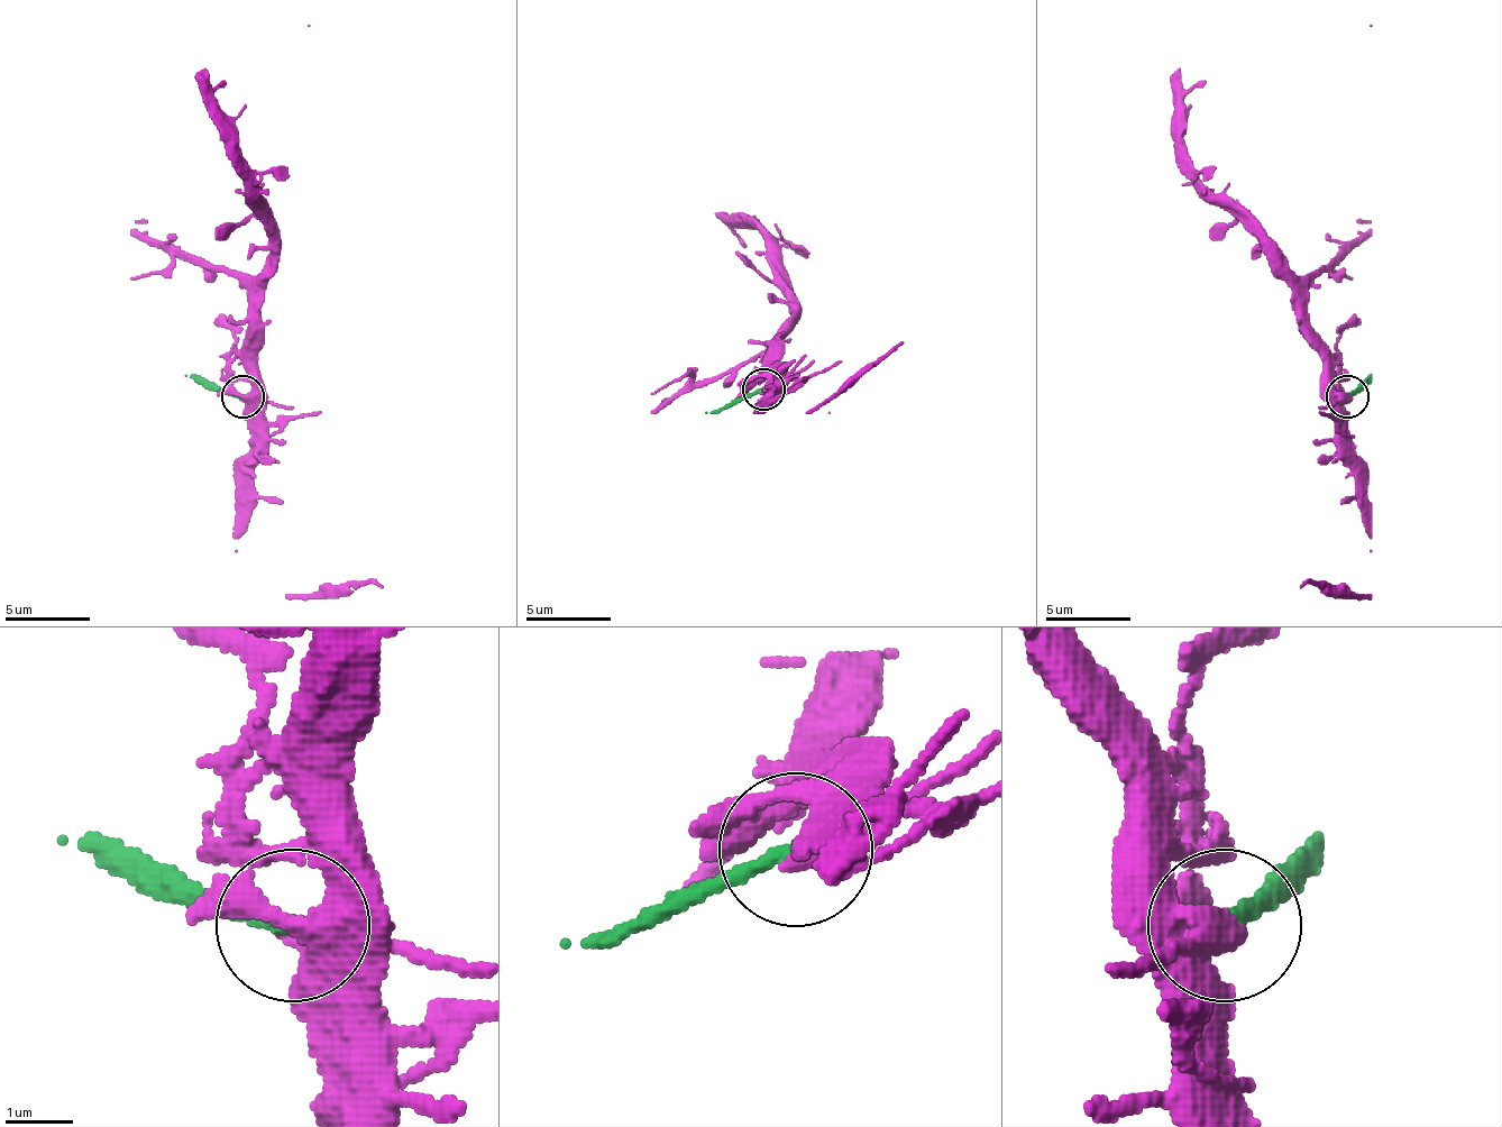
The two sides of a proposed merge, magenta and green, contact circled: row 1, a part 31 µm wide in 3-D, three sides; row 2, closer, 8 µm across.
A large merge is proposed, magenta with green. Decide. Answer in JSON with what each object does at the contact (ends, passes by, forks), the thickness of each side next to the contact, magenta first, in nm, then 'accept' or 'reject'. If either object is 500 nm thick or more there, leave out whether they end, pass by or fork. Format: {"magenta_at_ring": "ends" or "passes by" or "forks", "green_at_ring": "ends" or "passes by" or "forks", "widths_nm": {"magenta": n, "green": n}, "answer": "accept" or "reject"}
{"magenta_at_ring": "ends", "green_at_ring": "ends", "widths_nm": {"magenta": 400, "green": 280}, "answer": "reject"}

